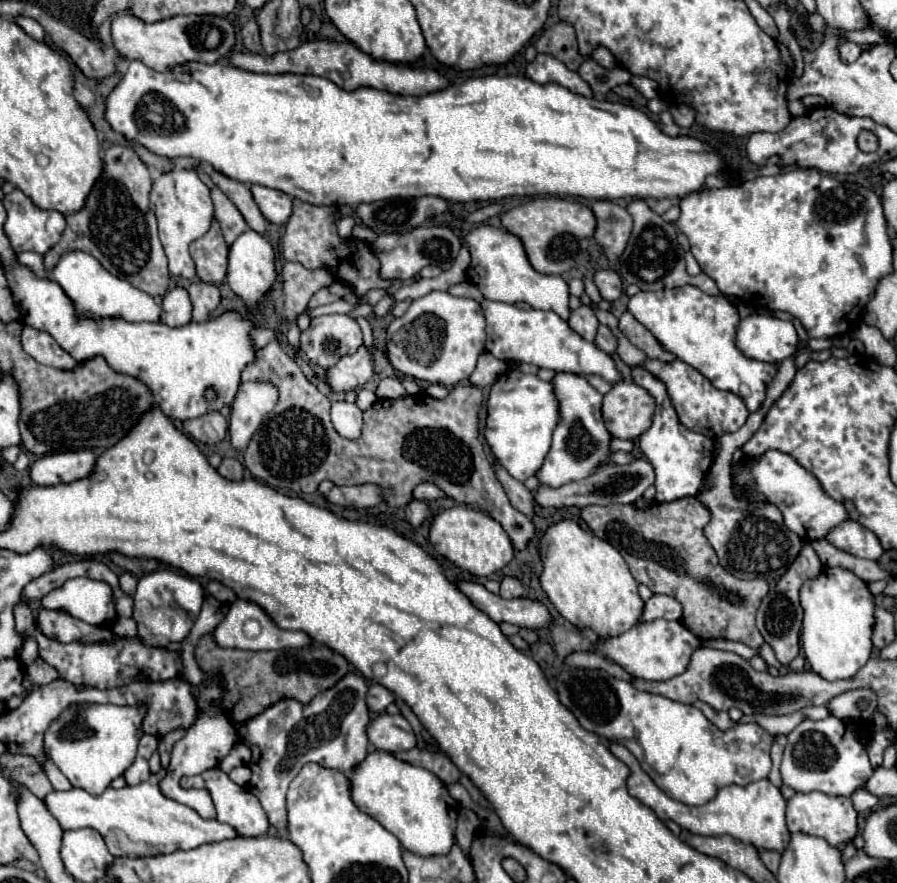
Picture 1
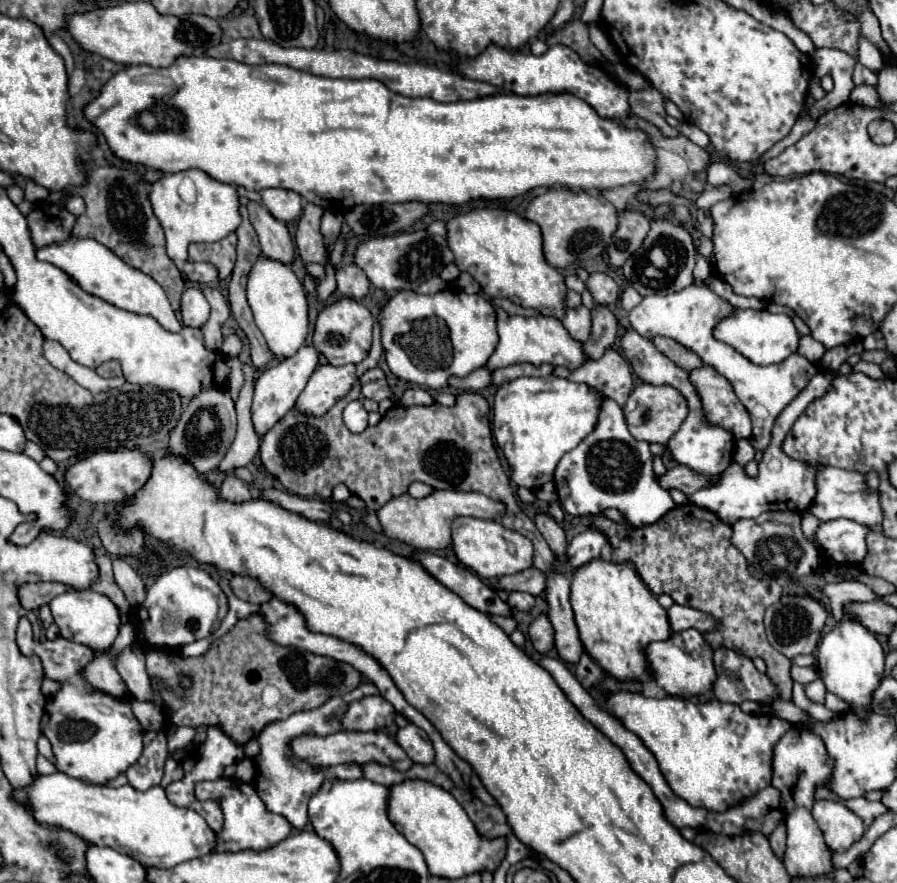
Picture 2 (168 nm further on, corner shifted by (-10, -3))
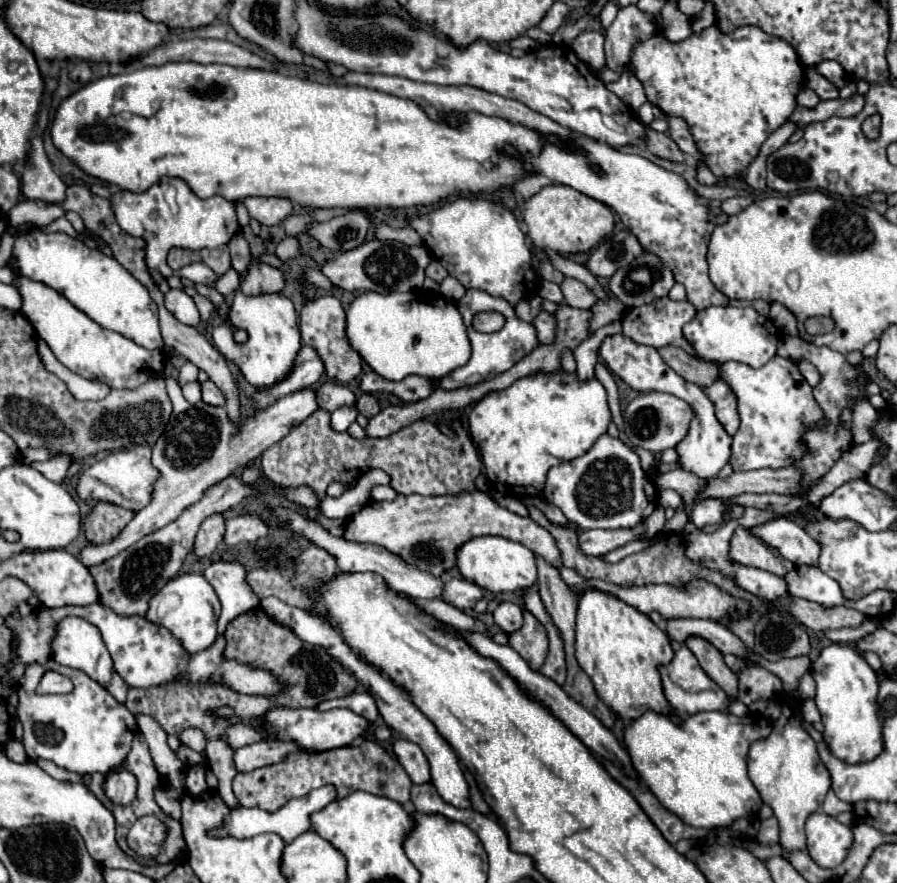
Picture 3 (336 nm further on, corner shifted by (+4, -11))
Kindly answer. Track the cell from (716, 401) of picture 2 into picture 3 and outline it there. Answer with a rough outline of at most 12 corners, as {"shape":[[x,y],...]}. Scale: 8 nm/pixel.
{"shape":[[726,381],[704,389],[730,435],[738,431],[738,403]]}

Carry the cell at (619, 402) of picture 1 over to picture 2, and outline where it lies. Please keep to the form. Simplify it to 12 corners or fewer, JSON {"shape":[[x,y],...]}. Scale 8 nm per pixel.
{"shape":[[640,383],[622,411],[632,437],[662,443],[688,415],[668,385]]}

